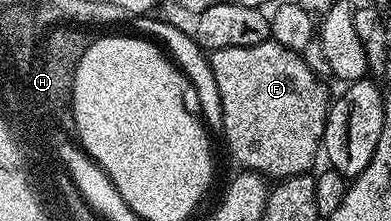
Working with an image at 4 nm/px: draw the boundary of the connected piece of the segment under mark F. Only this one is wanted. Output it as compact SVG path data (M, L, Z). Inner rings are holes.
M267 41L263 44L255 44L247 48L219 48L212 51L208 55L211 66L211 71L215 74L215 81L219 86L219 95L222 100L222 124L224 126L223 136L225 142L229 145L229 150L233 153L233 158L238 162L238 167L244 168L246 171L259 174L269 180L280 180L283 178L290 178L296 174L304 174L312 171L314 168L313 161L319 158L319 151L323 146L323 139L325 137L325 125L327 124L327 116L329 115L329 108L331 105L331 93L324 86L322 79L318 77L315 71L304 63L302 55L291 48L283 48L283 44L275 41Z

